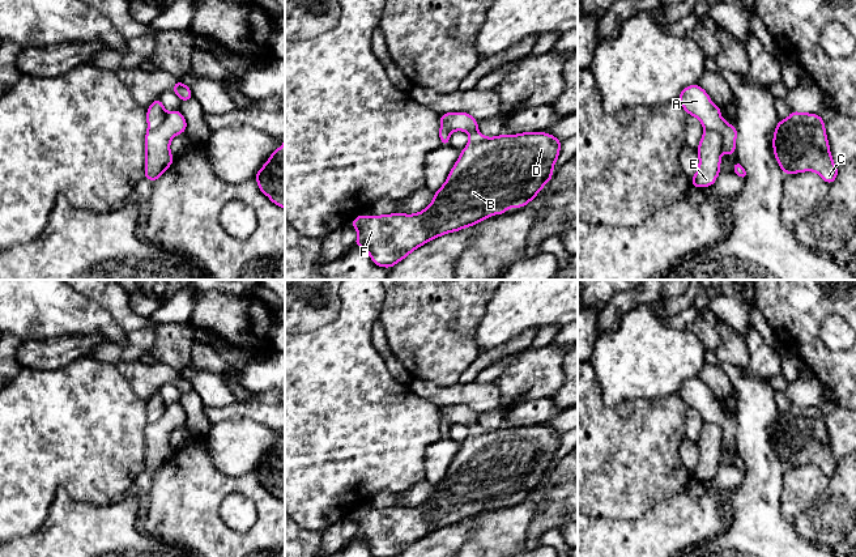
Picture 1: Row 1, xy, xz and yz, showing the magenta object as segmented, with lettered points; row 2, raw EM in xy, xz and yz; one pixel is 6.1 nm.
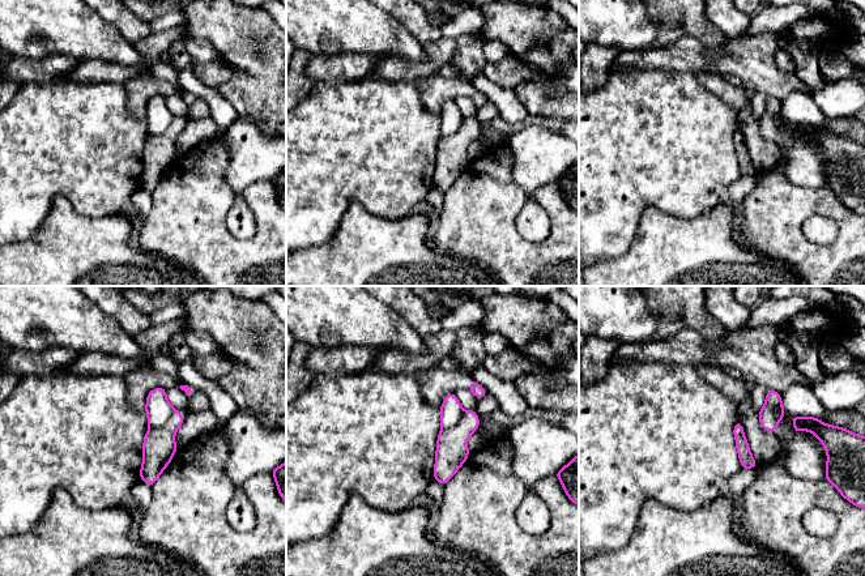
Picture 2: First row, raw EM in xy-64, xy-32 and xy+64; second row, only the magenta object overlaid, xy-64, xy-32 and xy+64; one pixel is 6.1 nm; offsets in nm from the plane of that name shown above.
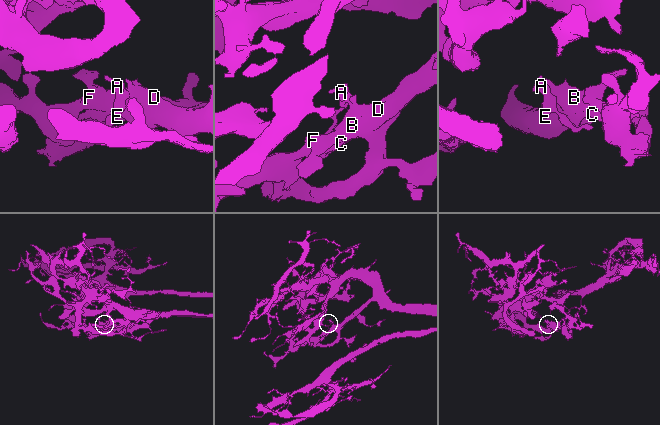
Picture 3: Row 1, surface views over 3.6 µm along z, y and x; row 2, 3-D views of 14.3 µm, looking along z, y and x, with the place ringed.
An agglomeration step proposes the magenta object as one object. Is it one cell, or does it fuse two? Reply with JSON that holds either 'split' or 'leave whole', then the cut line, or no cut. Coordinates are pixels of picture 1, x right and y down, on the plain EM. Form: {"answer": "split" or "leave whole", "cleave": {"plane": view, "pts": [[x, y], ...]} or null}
{"answer": "split", "cleave": {"plane": "yz", "pts": [[705, 421], [718, 424], [722, 428], [722, 437], [724, 439]]}}

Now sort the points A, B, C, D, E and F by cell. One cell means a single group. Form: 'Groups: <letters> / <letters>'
Groups: A / B C D E F

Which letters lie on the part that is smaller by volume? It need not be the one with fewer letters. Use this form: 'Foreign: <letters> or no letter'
Foreign: A

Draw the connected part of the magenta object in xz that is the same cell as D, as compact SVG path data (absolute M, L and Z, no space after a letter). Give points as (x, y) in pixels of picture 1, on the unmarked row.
M446 405L440 408L440 418L446 417L450 424L465 424L469 426L469 435L461 443L460 450L450 464L446 476L435 484L430 498L416 507L383 507L383 509L357 509L352 518L358 524L354 537L365 541L375 557L396 557L406 550L412 544L429 533L447 526L459 524L465 519L489 511L491 507L504 507L507 501L525 499L542 482L544 477L553 469L553 459L557 455L561 434L545 425L524 425L519 428L499 428L497 430L482 429L477 420L478 414L468 405Z

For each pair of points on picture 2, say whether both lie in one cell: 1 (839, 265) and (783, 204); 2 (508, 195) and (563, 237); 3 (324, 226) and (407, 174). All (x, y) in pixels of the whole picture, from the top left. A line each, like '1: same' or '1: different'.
1: same
2: same
3: same

